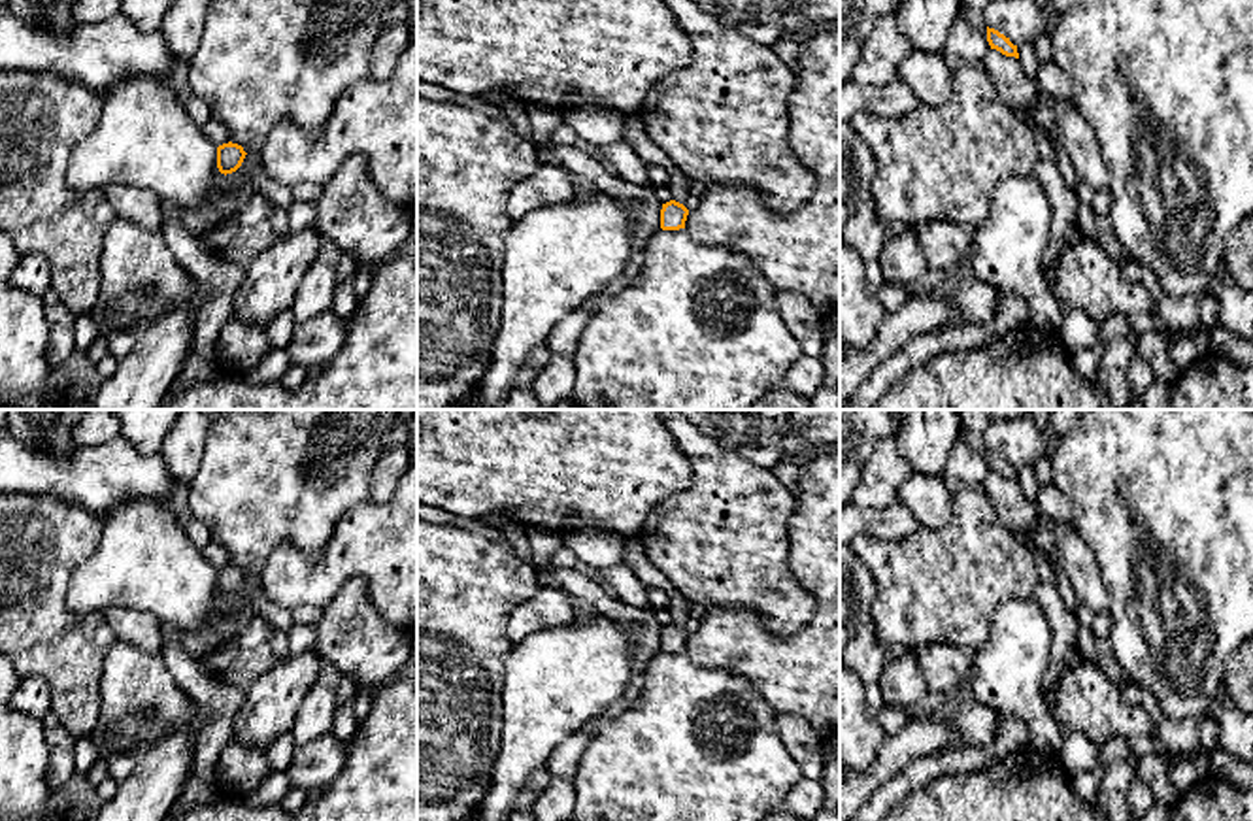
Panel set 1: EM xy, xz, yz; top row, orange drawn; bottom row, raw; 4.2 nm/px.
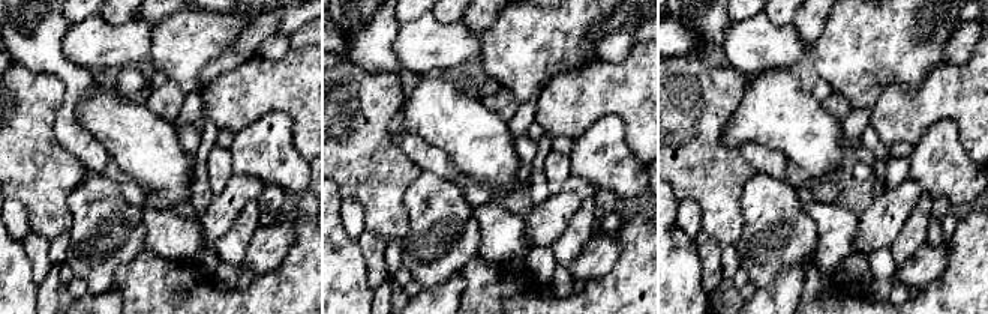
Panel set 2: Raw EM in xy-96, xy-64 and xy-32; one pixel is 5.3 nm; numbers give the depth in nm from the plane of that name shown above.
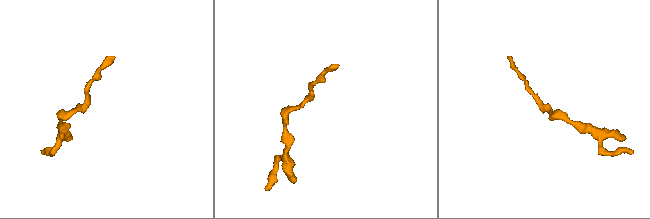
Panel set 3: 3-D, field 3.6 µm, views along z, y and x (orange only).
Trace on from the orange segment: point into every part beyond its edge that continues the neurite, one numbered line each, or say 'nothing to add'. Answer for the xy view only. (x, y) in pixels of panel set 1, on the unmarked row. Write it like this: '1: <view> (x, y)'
nothing to add

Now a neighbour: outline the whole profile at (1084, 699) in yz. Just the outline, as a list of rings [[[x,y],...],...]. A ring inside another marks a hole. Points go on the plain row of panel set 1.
[[[1089,661],[1064,668],[1047,698],[1053,719],[1064,730],[1078,730],[1098,746],[1113,736],[1151,736],[1149,713],[1128,702],[1115,681]]]

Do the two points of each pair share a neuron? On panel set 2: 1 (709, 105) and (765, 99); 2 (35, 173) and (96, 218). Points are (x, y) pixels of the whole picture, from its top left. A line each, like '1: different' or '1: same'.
1: different
2: different

